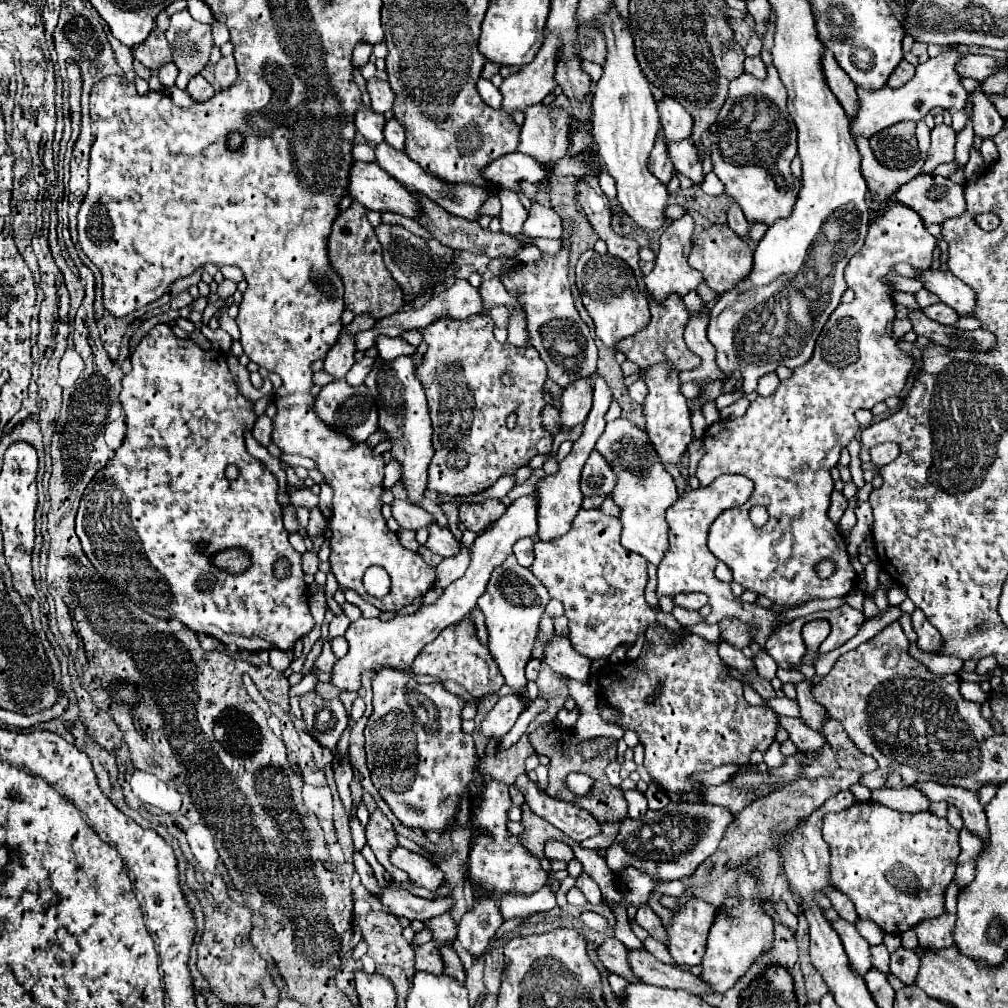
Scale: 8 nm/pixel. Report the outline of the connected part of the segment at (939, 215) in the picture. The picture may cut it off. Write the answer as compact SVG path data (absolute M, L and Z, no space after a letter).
M919 174L895 192L895 200L915 210L923 224L941 224L965 212L963 186L937 174Z

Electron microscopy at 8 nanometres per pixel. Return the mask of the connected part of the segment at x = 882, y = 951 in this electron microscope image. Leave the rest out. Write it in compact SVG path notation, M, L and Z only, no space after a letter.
M883 944L871 946L871 956L873 956L873 966L877 966L877 970L889 972L889 952Z

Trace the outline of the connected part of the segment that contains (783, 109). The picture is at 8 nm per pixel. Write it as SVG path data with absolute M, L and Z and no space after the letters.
M769 66L765 80L741 74L729 84L729 96L715 124L709 128L713 172L751 224L765 222L771 226L779 218L789 216L801 190L801 182L789 168L791 160L797 156L797 130L785 102L787 92L773 66Z

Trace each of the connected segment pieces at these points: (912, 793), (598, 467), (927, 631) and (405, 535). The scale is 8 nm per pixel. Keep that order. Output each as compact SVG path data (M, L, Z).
M883 786L871 792L871 800L899 812L923 812L931 804L915 788L885 788Z
M593 450L583 474L581 474L581 492L583 496L595 496L595 494L609 494L613 492L617 484L617 476L613 472L613 468L607 464L607 460Z
M915 610L911 614L911 620L913 620L913 628L919 636L917 640L917 646L923 650L923 652L929 652L929 654L937 654L939 648L943 646L943 638L939 636L939 632L927 622L927 618L923 616L923 612Z
M399 530L397 532L399 534L399 540L401 540L401 544L405 546L405 548L409 548L409 550L419 550L419 542L415 540L415 532L411 532L411 530Z

